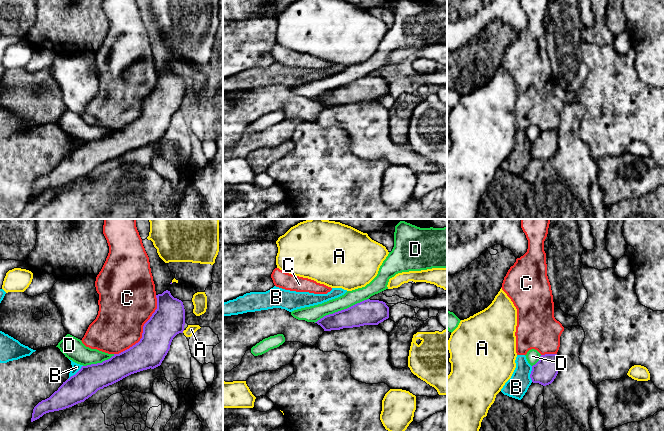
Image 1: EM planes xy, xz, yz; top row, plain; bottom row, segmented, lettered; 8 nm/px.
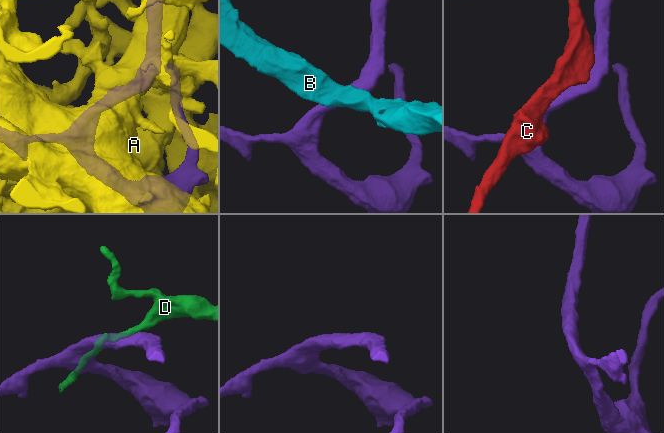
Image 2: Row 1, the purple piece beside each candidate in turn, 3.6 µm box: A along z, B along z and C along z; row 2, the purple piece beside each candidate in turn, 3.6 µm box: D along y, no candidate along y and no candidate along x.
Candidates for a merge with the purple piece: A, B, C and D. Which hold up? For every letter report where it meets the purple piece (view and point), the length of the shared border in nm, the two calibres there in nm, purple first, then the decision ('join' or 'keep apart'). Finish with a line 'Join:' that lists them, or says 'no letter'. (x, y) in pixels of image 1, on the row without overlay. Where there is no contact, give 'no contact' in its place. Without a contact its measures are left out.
A: meets purple in xy at (183, 106); contact 30 nm long; 260 nm thick on the purple side, 80 nm on the other; keep apart
B: meets purple in xy at (76, 149); contact 170 nm long; 220 nm thick on the purple side, 70 nm on the other; keep apart
C: meets purple in xy at (143, 106); contact 600 nm long; 260 nm thick on the purple side, 420 nm on the other; keep apart
D: meets purple in xz at (341, 86); contact 480 nm long; 200 nm thick on the purple side, 130 nm on the other; keep apart
Join: no letter

